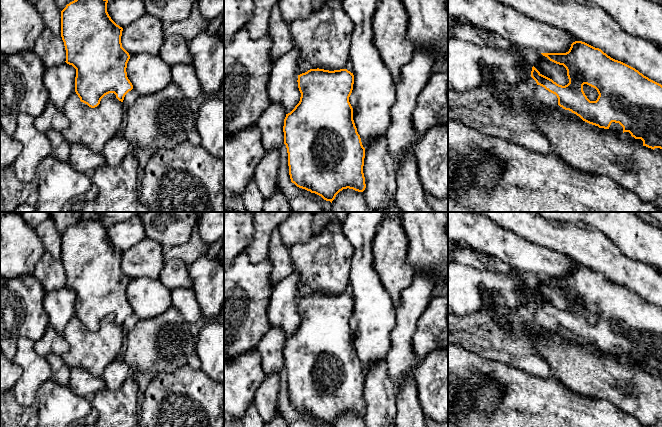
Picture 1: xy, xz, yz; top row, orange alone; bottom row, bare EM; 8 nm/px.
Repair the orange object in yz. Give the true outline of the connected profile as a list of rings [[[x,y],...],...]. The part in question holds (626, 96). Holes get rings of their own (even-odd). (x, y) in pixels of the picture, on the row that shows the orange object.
[[[575,41],[566,53],[541,53],[550,61],[563,65],[567,70],[569,83],[559,85],[542,75],[534,66],[531,77],[537,85],[544,87],[558,98],[558,105],[579,116],[583,121],[609,129],[612,122],[623,127],[635,139],[641,139],[643,146],[662,149],[662,85],[644,76],[635,68],[615,60],[585,42]],[[583,85],[595,88],[599,94],[596,101],[590,101],[583,91]]]

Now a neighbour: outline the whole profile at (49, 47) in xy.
[[[47,28],[36,39],[33,51],[47,69],[66,61],[66,50],[61,35],[55,35]]]

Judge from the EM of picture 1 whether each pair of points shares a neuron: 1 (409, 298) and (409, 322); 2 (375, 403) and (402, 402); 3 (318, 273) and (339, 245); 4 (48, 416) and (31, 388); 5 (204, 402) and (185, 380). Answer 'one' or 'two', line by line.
1: one
2: two
3: one
4: two
5: one

